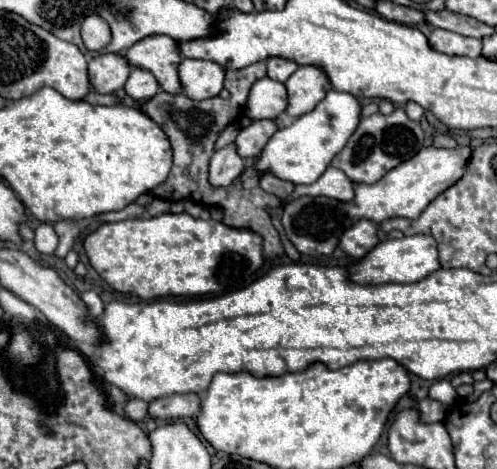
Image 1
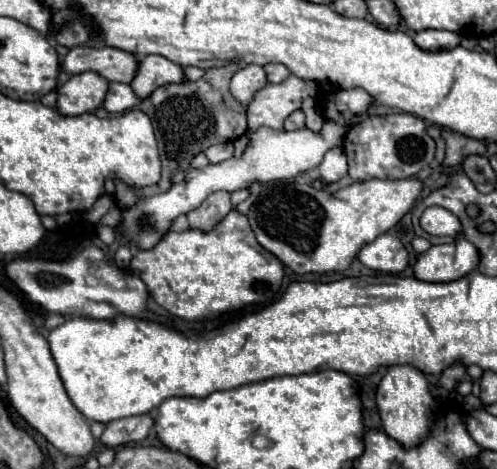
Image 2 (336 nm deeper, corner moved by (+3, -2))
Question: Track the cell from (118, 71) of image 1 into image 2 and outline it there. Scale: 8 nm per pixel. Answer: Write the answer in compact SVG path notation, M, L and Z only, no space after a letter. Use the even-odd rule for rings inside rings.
M75 74L61 88L57 88L57 112L63 116L95 112L103 104L107 90L109 82L105 82L99 74Z

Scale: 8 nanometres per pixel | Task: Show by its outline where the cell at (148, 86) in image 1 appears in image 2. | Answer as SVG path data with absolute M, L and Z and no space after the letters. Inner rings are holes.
M109 84L109 92L103 100L103 106L107 112L113 114L121 114L125 110L131 110L133 106L137 106L141 100L133 94L129 84Z

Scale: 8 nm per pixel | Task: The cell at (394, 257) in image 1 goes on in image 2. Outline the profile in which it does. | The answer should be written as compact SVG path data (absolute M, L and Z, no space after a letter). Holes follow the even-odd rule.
M465 238L455 244L431 246L415 262L415 278L425 282L453 282L475 270L481 262L479 250Z

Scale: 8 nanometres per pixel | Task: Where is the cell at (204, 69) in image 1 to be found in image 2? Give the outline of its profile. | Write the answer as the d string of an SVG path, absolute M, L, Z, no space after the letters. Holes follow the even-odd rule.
M147 54L145 58L139 60L137 74L129 86L143 100L159 86L169 84L169 82L183 82L183 80L185 76L183 76L181 66L177 66L175 62L169 62L165 56Z

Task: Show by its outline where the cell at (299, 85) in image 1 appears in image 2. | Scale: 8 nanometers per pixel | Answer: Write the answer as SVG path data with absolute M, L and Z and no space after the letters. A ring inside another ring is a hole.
M291 74L277 90L269 90L269 84L255 92L247 104L247 130L255 132L261 126L271 130L283 130L285 118L301 106L305 96L315 96L317 84L313 80L301 80Z

